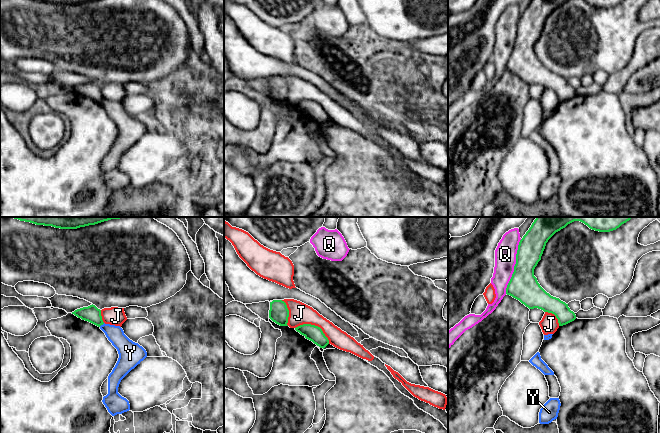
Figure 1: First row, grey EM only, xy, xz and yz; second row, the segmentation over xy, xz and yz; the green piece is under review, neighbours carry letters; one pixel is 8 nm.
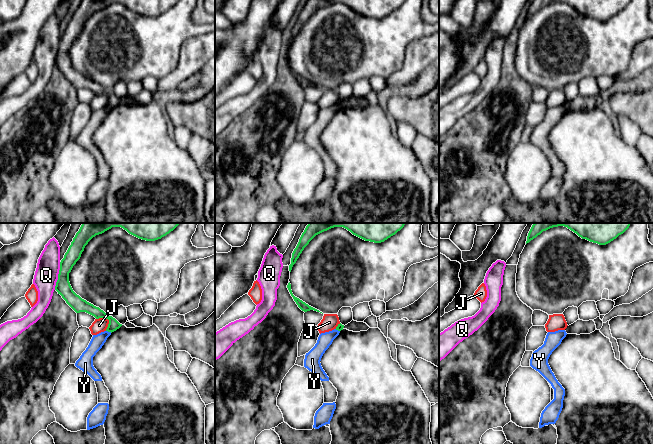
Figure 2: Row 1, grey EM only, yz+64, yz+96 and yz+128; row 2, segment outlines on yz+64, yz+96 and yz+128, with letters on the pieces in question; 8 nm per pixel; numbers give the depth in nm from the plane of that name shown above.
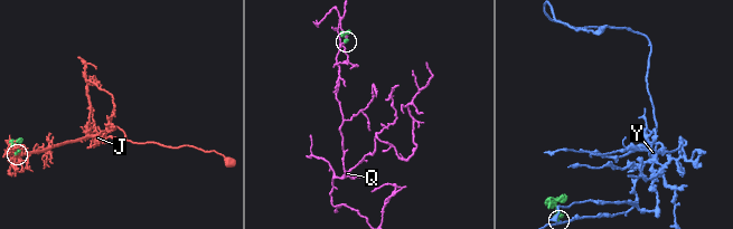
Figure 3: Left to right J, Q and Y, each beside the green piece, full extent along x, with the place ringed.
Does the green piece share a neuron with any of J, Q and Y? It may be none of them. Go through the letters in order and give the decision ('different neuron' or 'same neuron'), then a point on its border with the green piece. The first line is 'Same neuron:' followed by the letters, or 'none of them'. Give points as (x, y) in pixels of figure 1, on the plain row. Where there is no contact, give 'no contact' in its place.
Same neuron: none of them
J: different neuron | xz (314, 101)
Q: different neuron | yz (514, 42)
Y: different neuron | xy (101, 100)

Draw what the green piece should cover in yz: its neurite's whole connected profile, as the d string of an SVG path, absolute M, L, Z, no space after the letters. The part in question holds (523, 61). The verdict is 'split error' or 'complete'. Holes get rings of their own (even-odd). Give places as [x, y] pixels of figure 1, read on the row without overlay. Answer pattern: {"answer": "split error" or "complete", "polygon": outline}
{"answer": "complete", "polygon": "M532 0L523 14L520 16L516 30L516 40L514 48L507 61L506 70L519 76L529 85L538 84L544 88L552 89L558 95L559 102L566 101L576 95L576 91L570 86L568 80L559 74L551 72L538 59L534 52L534 45L545 25L548 16L558 7L565 4L568 0Z"}

